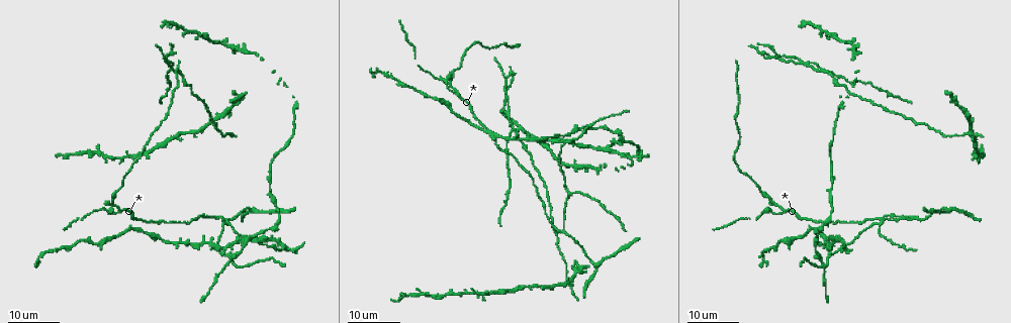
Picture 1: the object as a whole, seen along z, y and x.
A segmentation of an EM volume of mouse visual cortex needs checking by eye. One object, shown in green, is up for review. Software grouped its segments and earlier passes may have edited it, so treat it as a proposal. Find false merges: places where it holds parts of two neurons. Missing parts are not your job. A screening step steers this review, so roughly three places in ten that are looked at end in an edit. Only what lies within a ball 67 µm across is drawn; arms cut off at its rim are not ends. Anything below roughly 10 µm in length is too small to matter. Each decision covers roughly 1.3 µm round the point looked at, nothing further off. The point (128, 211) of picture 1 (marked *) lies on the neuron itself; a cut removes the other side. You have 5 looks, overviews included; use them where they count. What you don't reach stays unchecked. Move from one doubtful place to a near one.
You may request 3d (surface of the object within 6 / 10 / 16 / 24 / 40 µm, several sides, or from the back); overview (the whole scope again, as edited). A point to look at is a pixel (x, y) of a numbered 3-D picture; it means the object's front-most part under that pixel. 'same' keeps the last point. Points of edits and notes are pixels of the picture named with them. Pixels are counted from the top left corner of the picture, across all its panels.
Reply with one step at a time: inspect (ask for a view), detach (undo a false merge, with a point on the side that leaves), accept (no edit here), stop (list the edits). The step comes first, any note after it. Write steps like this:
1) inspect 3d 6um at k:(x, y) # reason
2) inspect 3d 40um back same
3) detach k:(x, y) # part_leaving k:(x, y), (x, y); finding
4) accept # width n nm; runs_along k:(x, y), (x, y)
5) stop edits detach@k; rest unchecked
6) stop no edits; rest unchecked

inspect 3d 24um at 1:(112, 202) # three arms meet

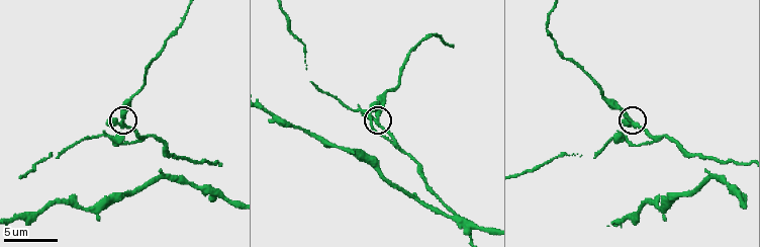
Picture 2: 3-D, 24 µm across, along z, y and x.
inspect 3d 6um at 2:(123, 120) # closer look

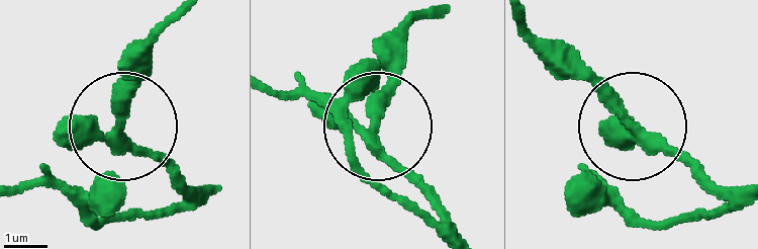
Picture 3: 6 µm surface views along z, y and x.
accept # width 280 nm; runs_along 3:(738, 190), (694, 179), (557, 52); one neuron here

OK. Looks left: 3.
inspect 3d 16um at 1:(564, 141) # four arms meet

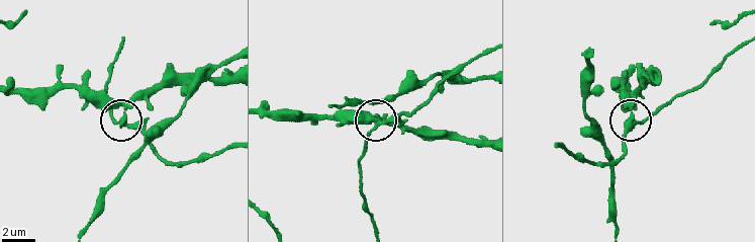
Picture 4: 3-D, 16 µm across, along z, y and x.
inspect 3d 6um at 4:(380, 122) # closer look

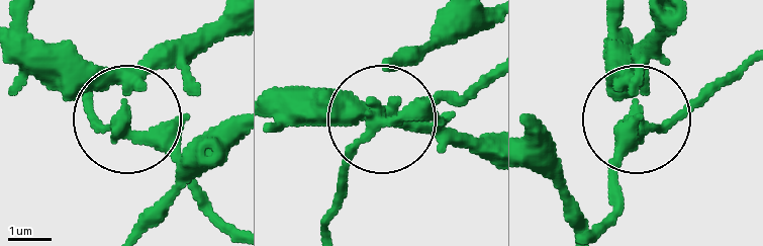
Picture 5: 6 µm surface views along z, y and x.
accept # side_arm 48 um; all the same neuron

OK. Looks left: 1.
stop no edits; rest unchecked

